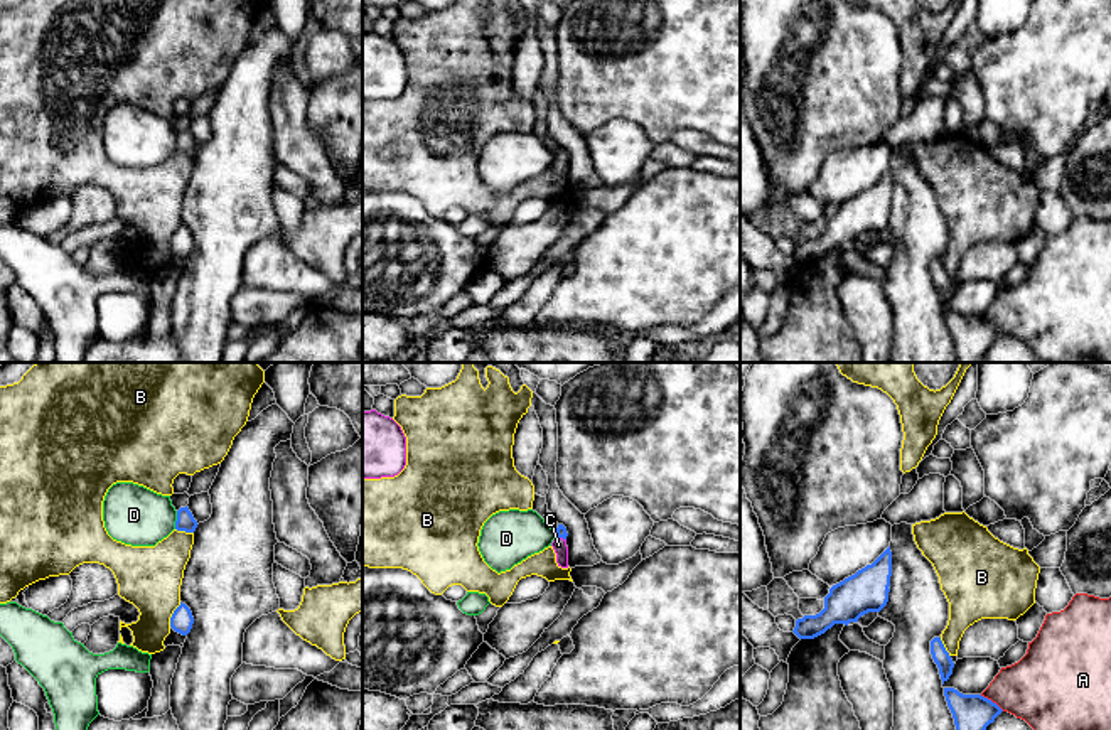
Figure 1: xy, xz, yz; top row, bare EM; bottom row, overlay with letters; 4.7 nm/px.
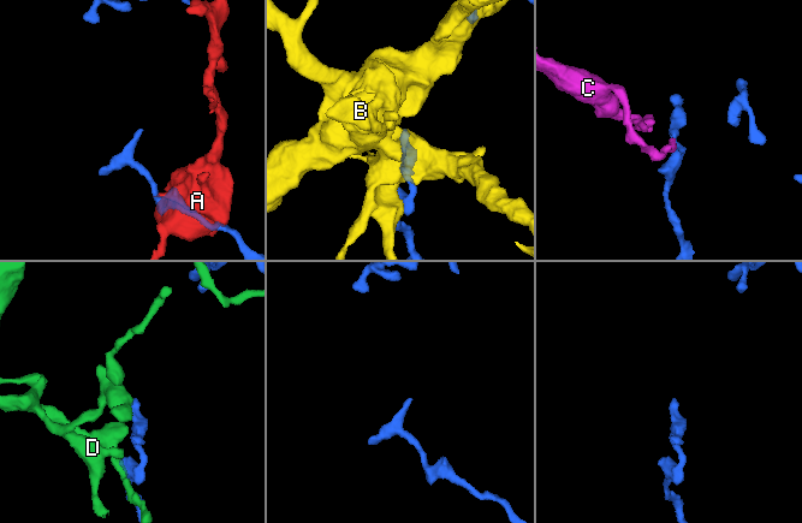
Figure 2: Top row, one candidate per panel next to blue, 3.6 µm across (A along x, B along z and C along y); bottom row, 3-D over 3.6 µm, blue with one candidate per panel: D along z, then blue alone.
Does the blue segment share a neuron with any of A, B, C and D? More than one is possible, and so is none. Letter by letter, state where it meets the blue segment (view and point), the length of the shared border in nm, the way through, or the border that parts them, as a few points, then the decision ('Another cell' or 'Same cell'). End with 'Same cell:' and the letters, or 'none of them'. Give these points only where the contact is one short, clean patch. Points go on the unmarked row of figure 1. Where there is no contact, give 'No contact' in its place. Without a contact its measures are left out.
A: Touches blue at yz (990, 322). Shared border 140 nm. Another cell
B: Touches blue at xy (172, 236). Shared border 130 nm. Another cell
C: Touches blue at xz (562, 159). Shared border 50 nm. Path across: xz (560, 154), (562, 159), (558, 167). Same cell
D: Touches blue at xy (177, 142). Shared border 90 nm. Another cell
Same cell: C

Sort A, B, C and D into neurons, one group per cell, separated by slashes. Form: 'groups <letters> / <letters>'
groups A / B / C / D

